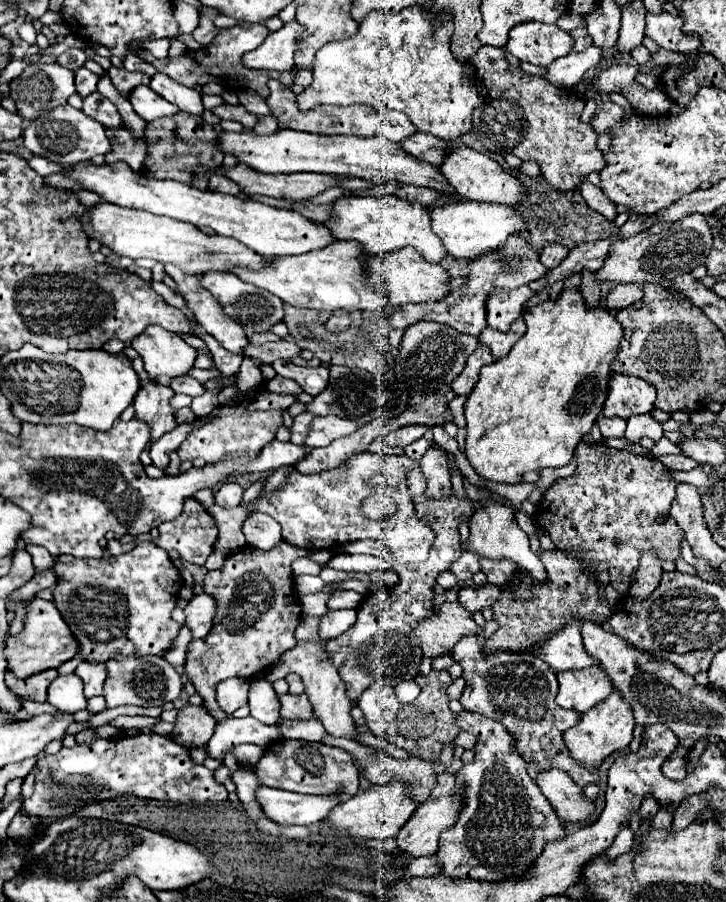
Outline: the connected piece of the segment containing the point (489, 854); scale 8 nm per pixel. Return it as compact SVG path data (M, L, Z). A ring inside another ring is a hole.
M470 710L454 714L454 724L474 734L476 744L472 748L474 760L456 772L456 794L460 794L462 808L454 826L440 836L436 852L440 872L446 878L488 882L520 876L548 842L566 836L564 826L536 782L528 776L528 764L518 756L514 738L502 724Z

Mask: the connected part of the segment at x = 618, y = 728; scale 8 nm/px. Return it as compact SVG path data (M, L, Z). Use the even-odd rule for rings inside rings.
M614 688L614 692L608 696L608 700L602 700L602 704L596 704L594 708L590 708L590 712L586 712L574 728L564 732L564 742L566 742L572 758L576 758L580 764L600 766L608 754L628 748L634 726L636 726L636 722L634 722L632 708L626 704L626 700L622 700L622 694Z

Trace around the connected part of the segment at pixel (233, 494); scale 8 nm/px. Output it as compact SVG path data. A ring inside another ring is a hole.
M224 482L220 486L220 490L216 490L214 500L220 506L238 506L240 498L242 498L242 492L244 492L244 488L240 484L236 484L236 482Z

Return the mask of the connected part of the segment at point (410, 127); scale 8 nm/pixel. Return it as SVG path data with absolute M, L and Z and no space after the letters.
M390 110L382 116L382 122L380 122L376 134L384 136L392 142L400 142L406 136L412 136L414 132L416 132L416 128L414 128L414 124L410 124L410 118L404 112Z

